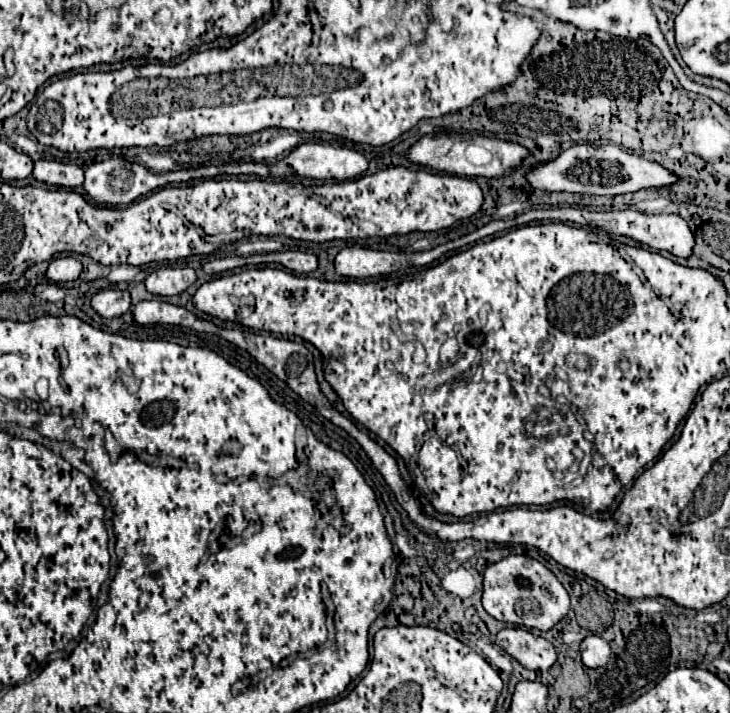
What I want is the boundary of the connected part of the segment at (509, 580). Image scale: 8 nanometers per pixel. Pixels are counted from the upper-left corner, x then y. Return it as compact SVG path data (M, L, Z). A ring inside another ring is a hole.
M509 555L483 573L483 607L497 621L527 629L549 631L569 611L569 595L559 579L539 561L525 555Z

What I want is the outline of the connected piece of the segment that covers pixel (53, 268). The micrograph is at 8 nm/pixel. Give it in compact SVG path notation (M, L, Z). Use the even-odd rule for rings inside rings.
M57 257L49 263L47 277L55 283L65 283L65 281L75 281L83 271L81 261L75 257Z

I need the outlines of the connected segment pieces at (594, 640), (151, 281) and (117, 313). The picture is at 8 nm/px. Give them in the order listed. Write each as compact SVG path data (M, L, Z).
M587 635L581 641L581 659L583 659L585 667L595 669L595 667L607 665L609 655L611 655L611 647L609 647L609 643L603 637Z
M161 267L145 279L145 287L153 295L169 297L169 295L183 293L195 281L197 281L197 271L193 267L183 267L183 269Z
M103 289L91 299L91 305L101 317L121 317L131 309L131 295L129 291Z

